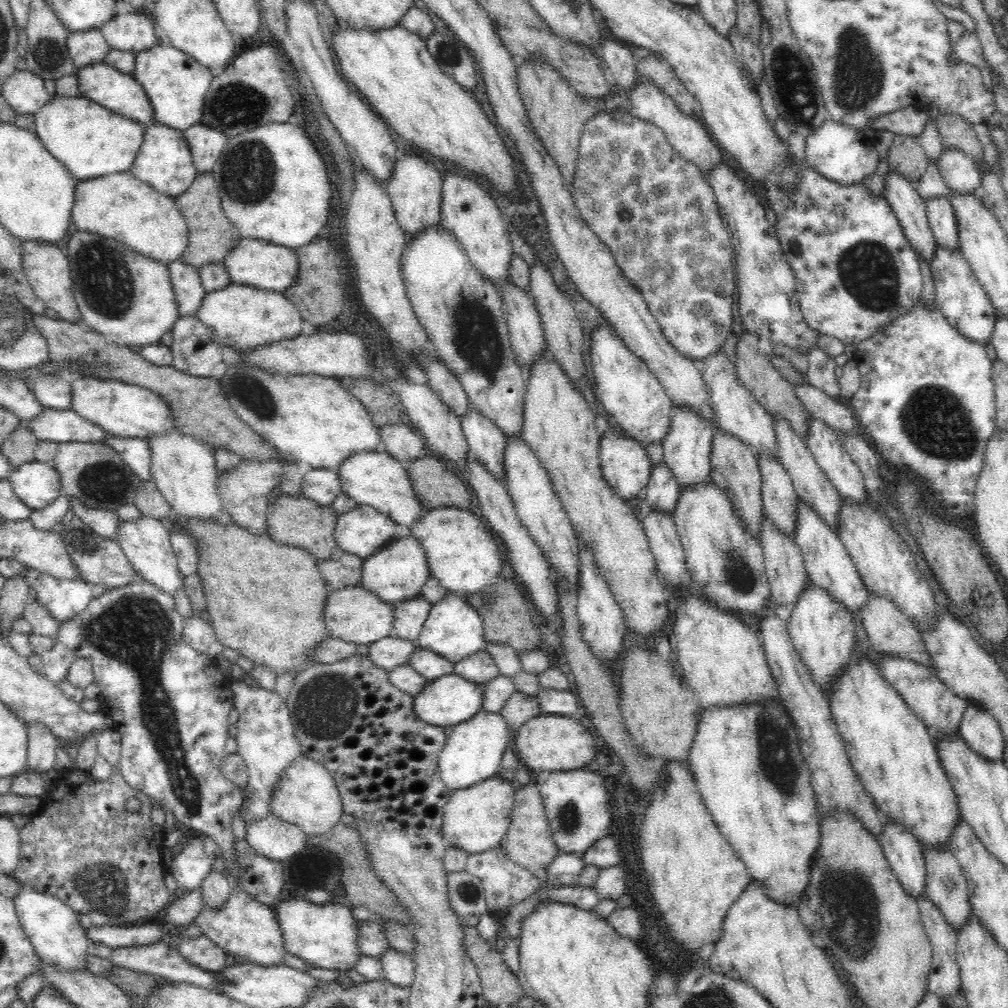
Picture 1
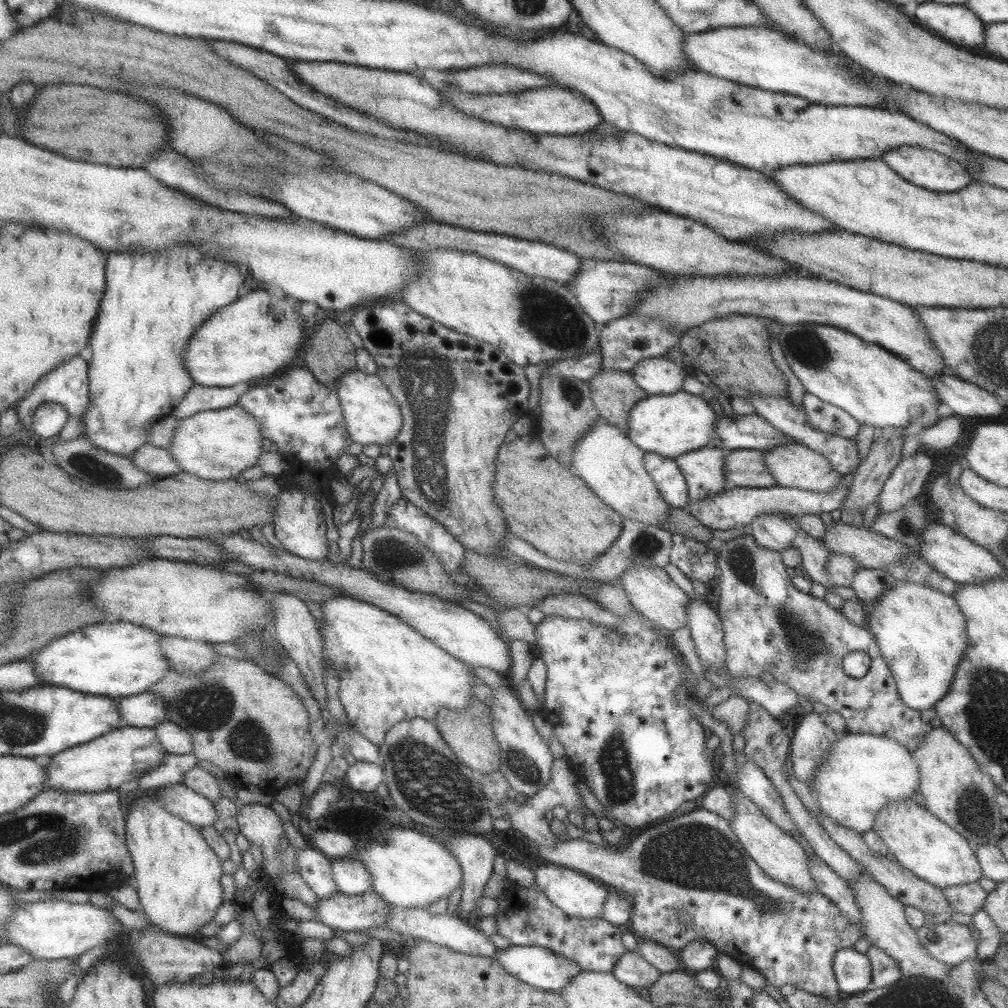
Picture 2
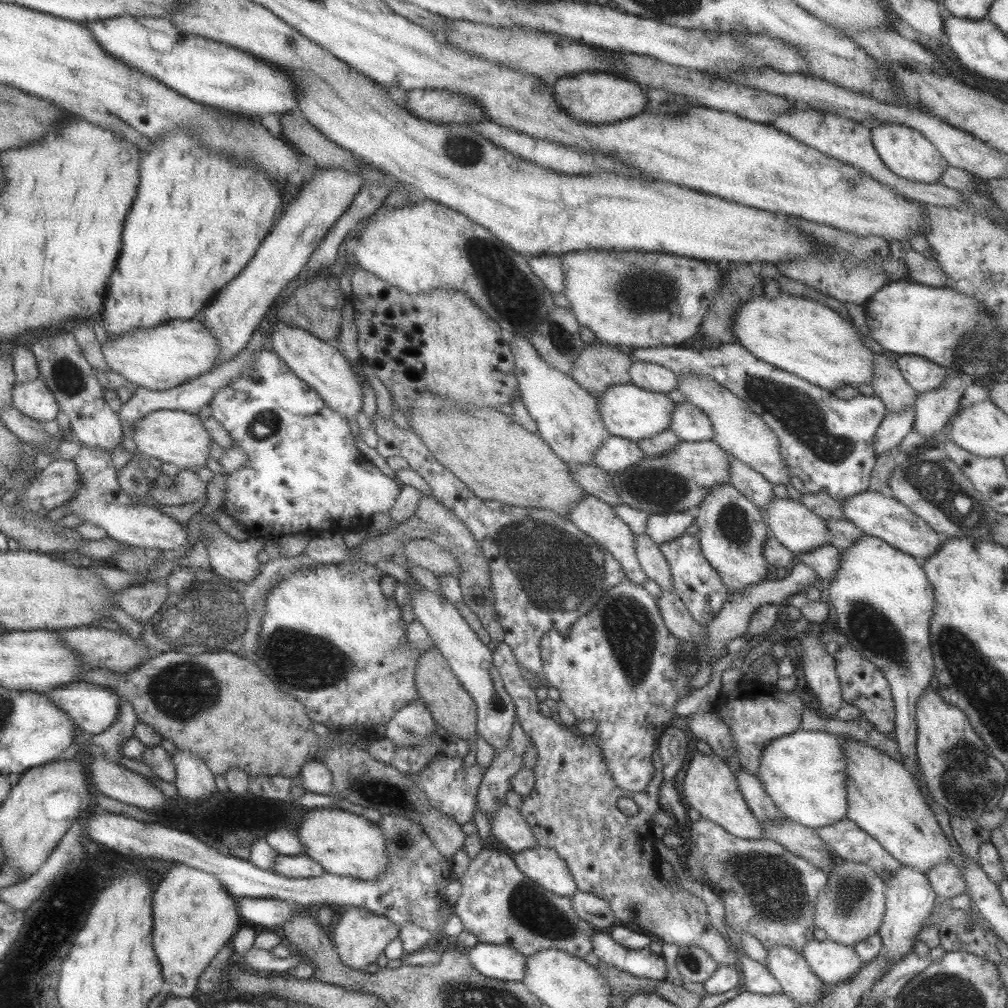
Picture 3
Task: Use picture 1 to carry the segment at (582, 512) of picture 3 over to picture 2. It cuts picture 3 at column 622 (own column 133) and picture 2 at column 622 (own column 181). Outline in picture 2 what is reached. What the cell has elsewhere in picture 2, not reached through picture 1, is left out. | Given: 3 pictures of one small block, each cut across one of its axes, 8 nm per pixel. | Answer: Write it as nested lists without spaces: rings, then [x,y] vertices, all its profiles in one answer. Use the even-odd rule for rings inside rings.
[[[633,565],[619,575],[620,586],[633,608],[655,625],[672,632],[687,626],[687,603],[689,597],[677,585],[673,584],[664,567],[651,565]]]

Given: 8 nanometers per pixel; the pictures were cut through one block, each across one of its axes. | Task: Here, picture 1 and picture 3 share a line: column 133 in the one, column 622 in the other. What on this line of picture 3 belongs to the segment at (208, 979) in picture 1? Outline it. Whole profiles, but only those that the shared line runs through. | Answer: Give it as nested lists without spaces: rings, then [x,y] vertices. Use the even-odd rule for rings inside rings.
[[[604,930],[591,935],[592,952],[599,962],[628,972],[639,978],[663,981],[667,968],[661,954],[648,949],[629,950],[617,944]]]

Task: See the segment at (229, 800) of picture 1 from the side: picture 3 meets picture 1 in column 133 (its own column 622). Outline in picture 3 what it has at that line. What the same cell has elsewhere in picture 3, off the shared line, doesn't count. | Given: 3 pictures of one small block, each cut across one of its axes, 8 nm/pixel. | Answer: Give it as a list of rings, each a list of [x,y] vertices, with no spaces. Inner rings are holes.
[[[625,578],[611,586],[595,601],[591,610],[579,616],[565,632],[550,630],[543,634],[537,650],[540,651],[543,677],[556,688],[559,700],[571,710],[575,721],[597,723],[591,736],[600,742],[600,752],[616,786],[627,792],[642,792],[654,774],[650,759],[662,733],[675,716],[675,701],[691,693],[687,684],[689,678],[675,666],[675,655],[682,650],[680,641],[667,630],[657,608],[657,597]]]

